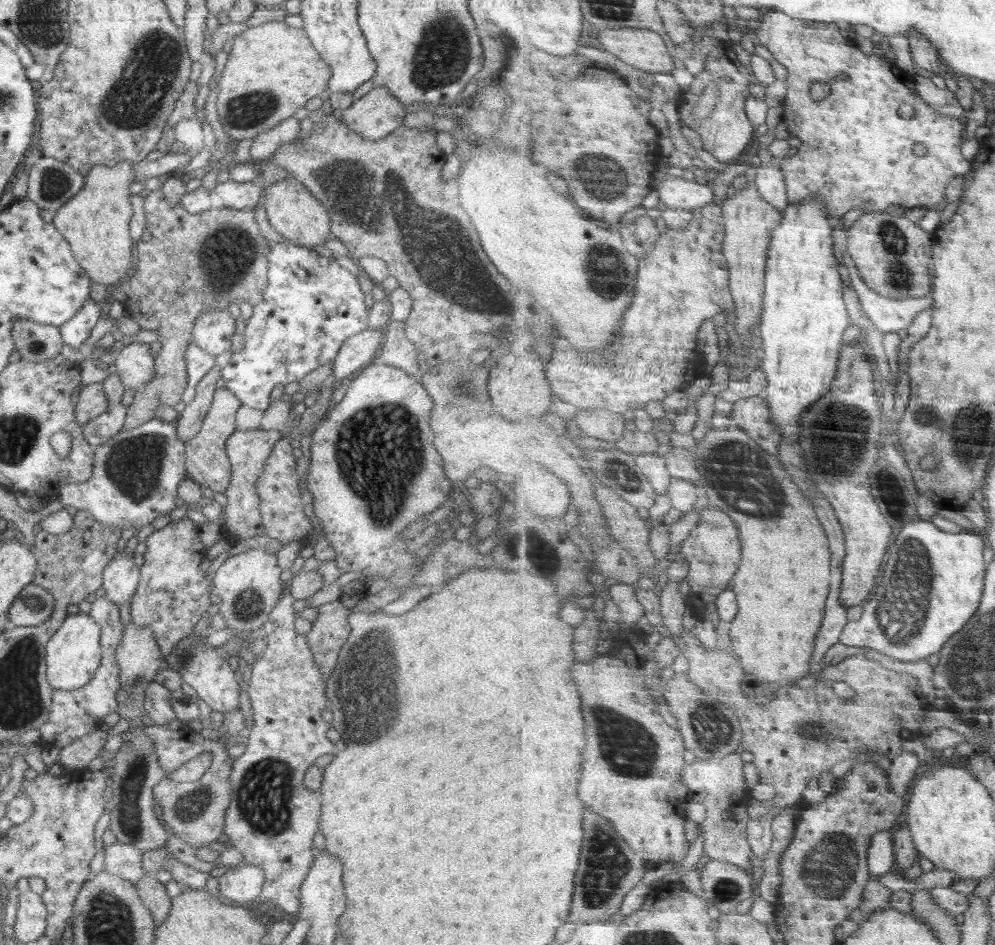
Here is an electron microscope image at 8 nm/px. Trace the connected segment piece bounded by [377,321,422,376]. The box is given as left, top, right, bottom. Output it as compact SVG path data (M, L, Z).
M390 321L384 329L383 343L377 361L401 368L410 376L422 370L418 366L417 348L404 334L403 322Z

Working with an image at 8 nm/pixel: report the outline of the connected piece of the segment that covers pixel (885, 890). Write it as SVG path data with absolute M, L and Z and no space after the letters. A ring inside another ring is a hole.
M877 877L873 878L871 883L868 884L865 894L866 899L864 899L862 906L852 912L849 920L861 926L866 923L875 912L890 908L890 898L894 896L894 891L894 889L878 880Z

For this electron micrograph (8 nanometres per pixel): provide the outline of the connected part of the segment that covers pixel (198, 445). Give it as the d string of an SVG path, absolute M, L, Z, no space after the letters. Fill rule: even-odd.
M226 387L217 388L214 391L211 408L204 417L201 429L194 435L194 438L184 443L185 469L188 478L207 486L214 493L226 493L227 486L231 483L231 468L233 466L230 464L226 452L226 441L237 429L235 418L240 406L240 400L233 392L230 392Z

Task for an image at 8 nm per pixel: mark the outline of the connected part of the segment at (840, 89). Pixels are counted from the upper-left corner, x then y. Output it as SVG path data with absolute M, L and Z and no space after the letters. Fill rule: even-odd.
M769 10L764 12L764 18L762 23L756 30L757 37L762 45L766 46L788 70L790 75L786 82L788 92L787 96L782 104L784 108L784 119L786 124L790 124L790 132L802 141L802 144L798 147L798 151L786 161L781 161L782 168L787 176L787 186L790 188L789 199L792 203L803 203L806 199L820 199L825 202L825 205L829 208L830 216L833 219L842 218L844 214L848 214L849 210L854 210L858 206L866 206L865 211L867 213L882 212L888 210L890 206L900 206L906 208L938 208L942 200L946 200L946 190L948 190L948 184L954 180L957 176L964 176L973 170L973 161L968 160L964 154L962 154L962 146L966 140L966 125L965 119L958 118L956 116L946 116L940 114L935 108L932 108L922 96L918 96L900 76L896 76L894 72L895 65L888 61L884 56L880 57L876 54L870 56L864 54L864 51L858 46L850 46L846 36L842 34L844 24L839 23L821 23L814 22L812 20L802 20L796 17L786 14L780 10ZM814 82L829 83L831 85L831 93L828 98L822 100L814 100L812 96L812 86ZM904 104L910 104L915 108L915 115L912 118L904 118L900 114L900 108ZM916 144L922 144L927 147L927 153L924 156L918 156L914 152Z

